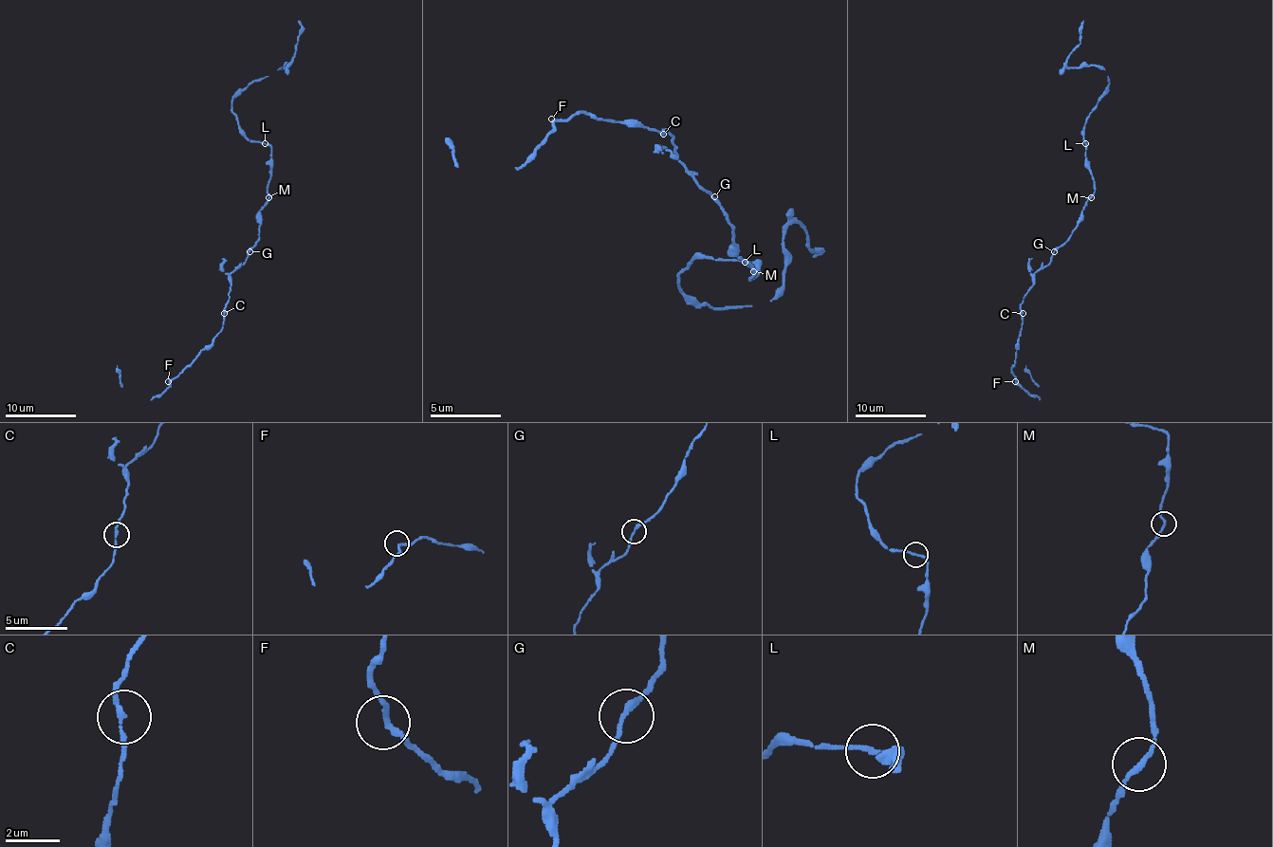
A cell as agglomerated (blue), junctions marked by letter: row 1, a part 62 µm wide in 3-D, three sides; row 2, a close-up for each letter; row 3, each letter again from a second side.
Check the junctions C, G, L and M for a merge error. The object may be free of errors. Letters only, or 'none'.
none

